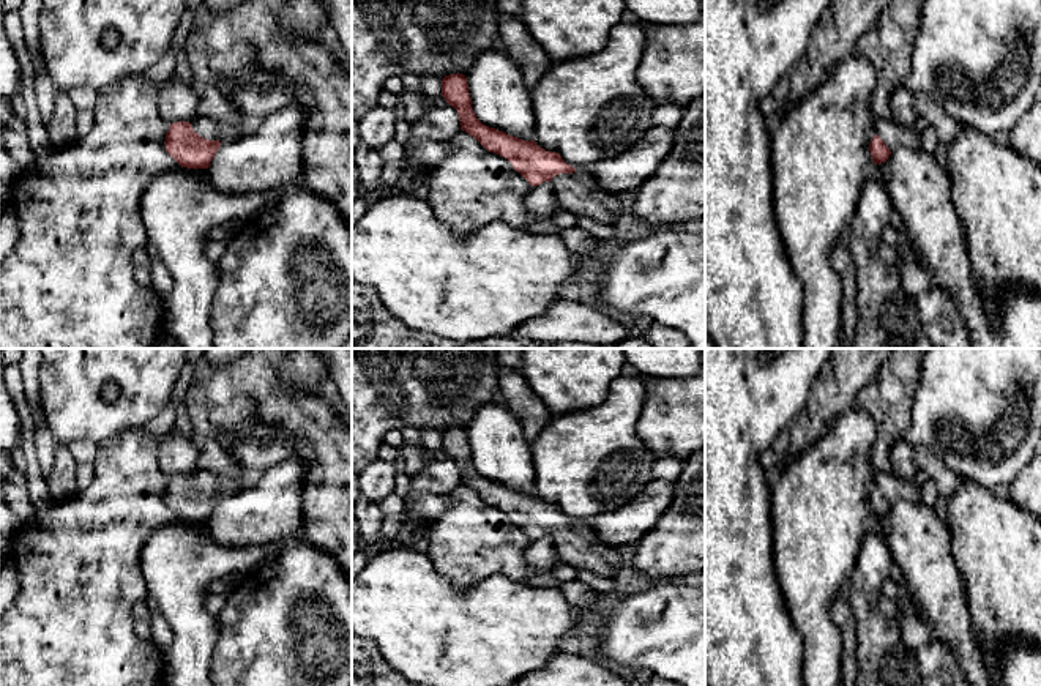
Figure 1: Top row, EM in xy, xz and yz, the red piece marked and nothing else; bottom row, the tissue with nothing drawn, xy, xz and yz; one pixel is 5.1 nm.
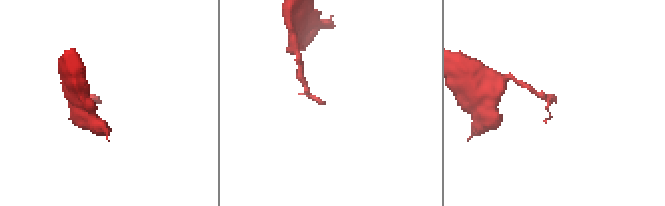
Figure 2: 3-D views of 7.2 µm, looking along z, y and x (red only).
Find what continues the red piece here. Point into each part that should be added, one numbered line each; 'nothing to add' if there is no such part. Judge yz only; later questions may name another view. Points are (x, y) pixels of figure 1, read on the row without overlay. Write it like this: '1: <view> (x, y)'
1: yz (895, 489)

